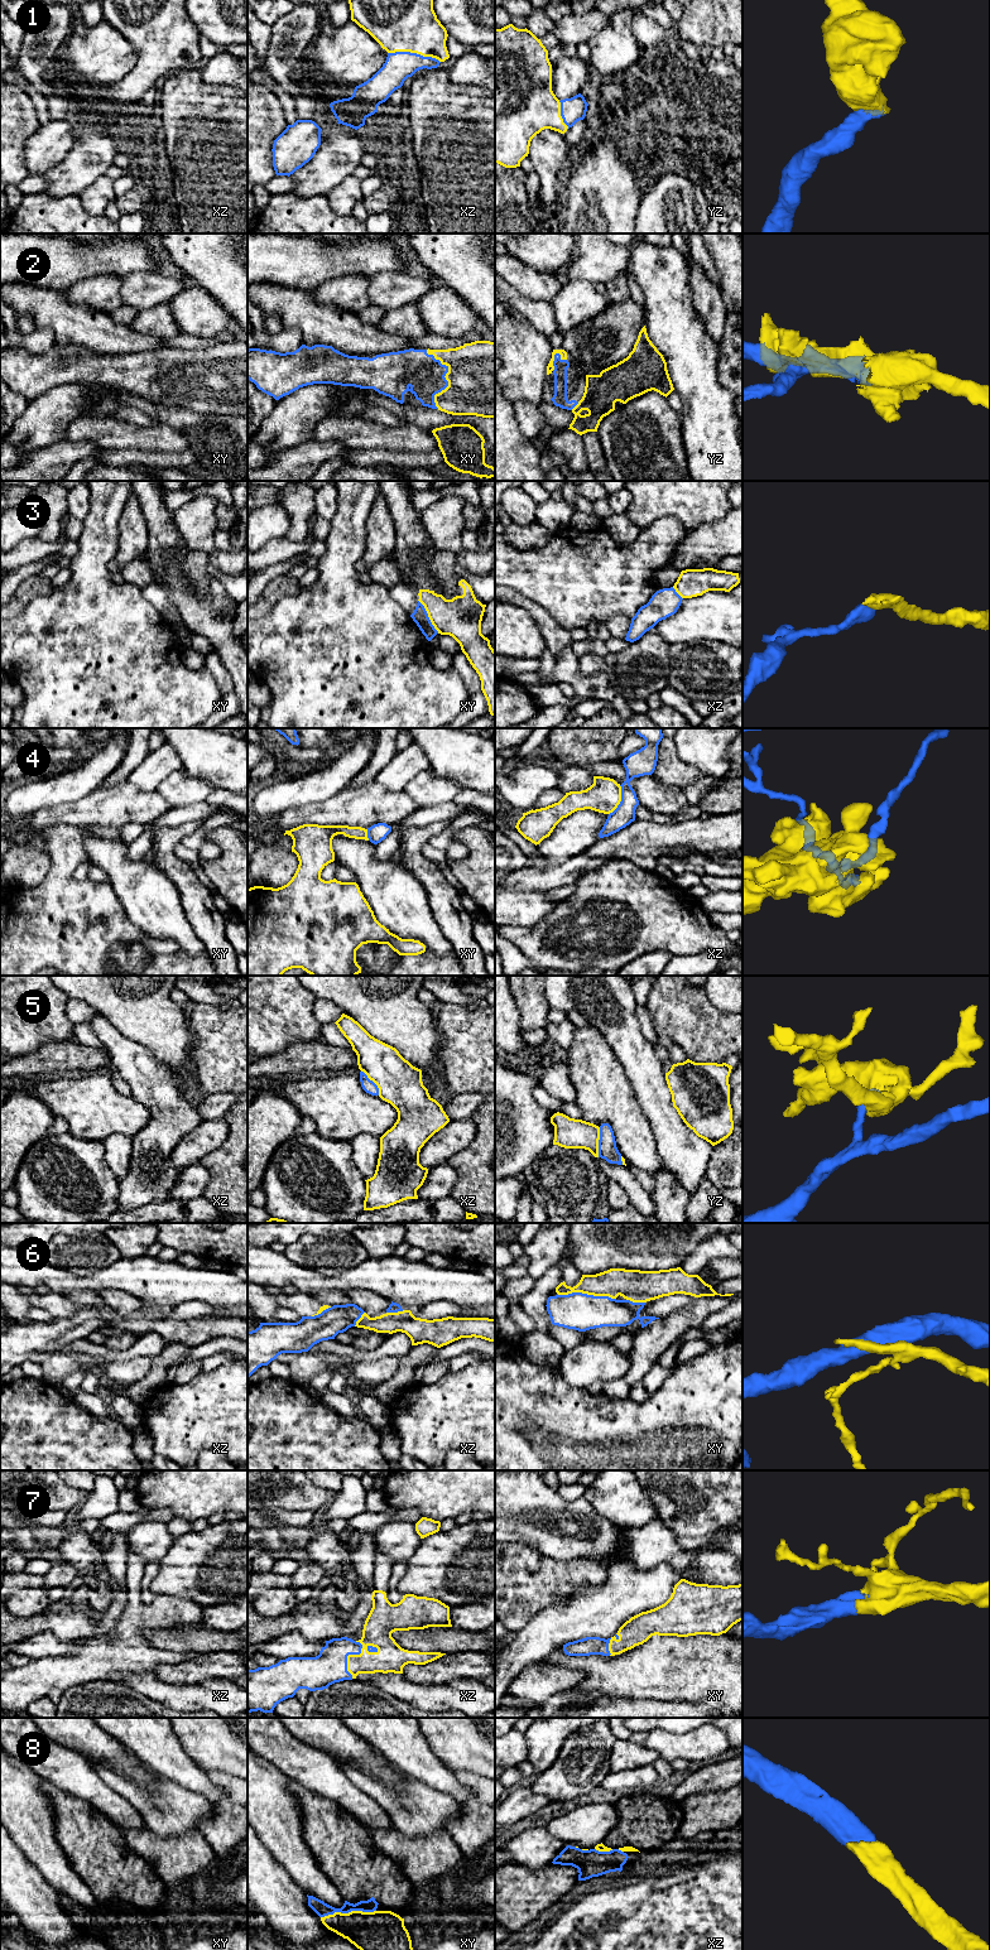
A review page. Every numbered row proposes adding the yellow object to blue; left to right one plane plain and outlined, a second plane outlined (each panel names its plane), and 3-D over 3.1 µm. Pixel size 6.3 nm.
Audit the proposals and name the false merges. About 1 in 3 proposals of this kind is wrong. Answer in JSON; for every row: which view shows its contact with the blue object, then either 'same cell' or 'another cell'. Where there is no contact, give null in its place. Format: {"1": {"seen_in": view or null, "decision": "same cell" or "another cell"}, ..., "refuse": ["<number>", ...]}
{"1": {"seen_in": "xz", "decision": "same cell"}, "2": {"seen_in": "xy", "decision": "same cell"}, "3": {"seen_in": "xy", "decision": "another cell"}, "4": {"seen_in": "xz", "decision": "another cell"}, "5": {"seen_in": "yz", "decision": "another cell"}, "6": {"seen_in": "xy", "decision": "another cell"}, "7": {"seen_in": "xz", "decision": "same cell"}, "8": {"seen_in": "xy", "decision": "same cell"}, "refuse": ["3", "4", "5", "6"]}

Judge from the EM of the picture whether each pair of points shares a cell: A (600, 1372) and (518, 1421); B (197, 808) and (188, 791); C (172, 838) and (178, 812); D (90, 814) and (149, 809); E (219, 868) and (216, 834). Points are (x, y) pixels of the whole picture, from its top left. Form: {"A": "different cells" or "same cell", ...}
{"A": "different cells", "B": "different cells", "C": "different cells", "D": "same cell", "E": "same cell"}

